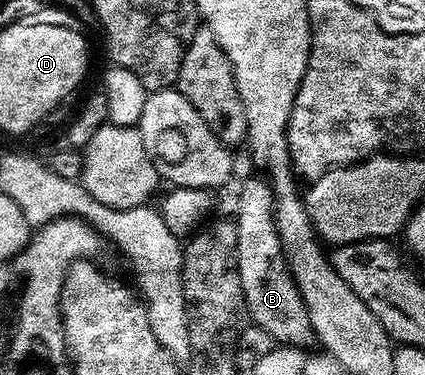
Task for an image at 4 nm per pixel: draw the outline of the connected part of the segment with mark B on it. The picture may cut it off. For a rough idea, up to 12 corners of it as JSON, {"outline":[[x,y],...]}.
{"outline":[[263,175],[240,185],[238,275],[251,324],[317,344]]}

